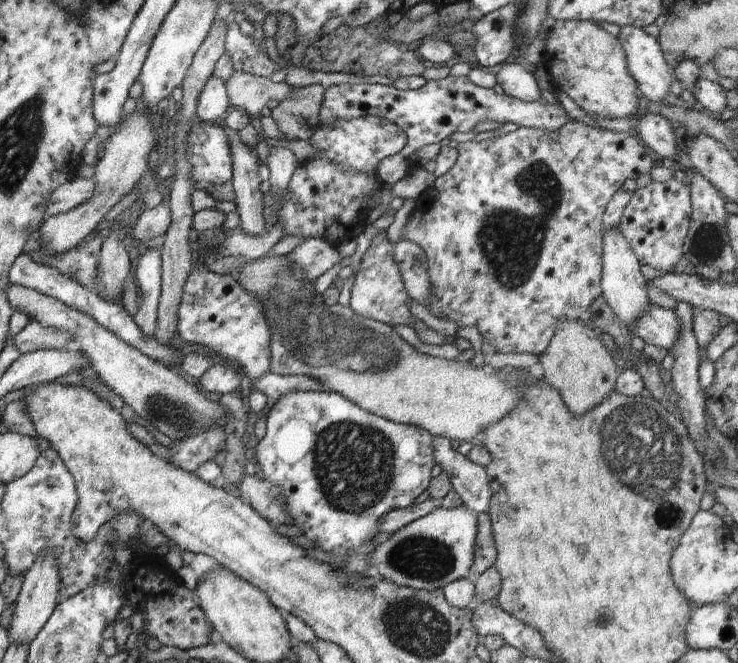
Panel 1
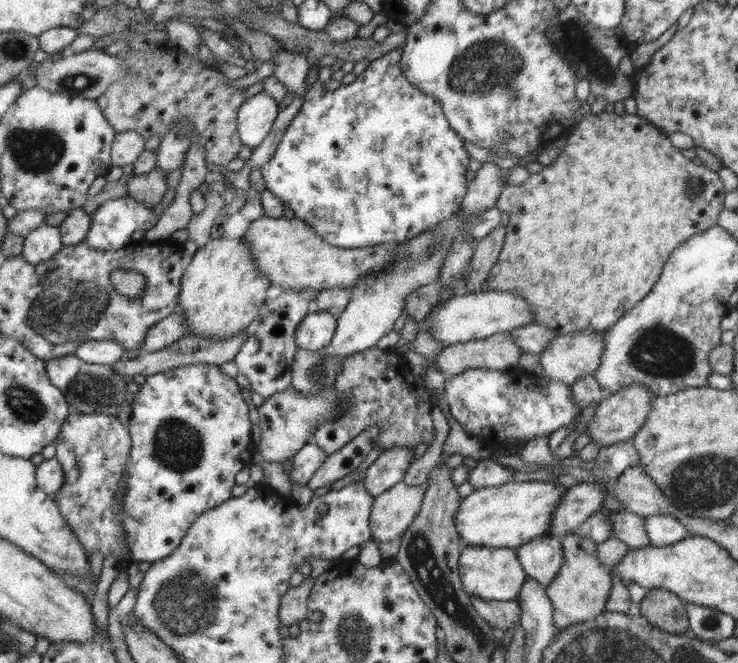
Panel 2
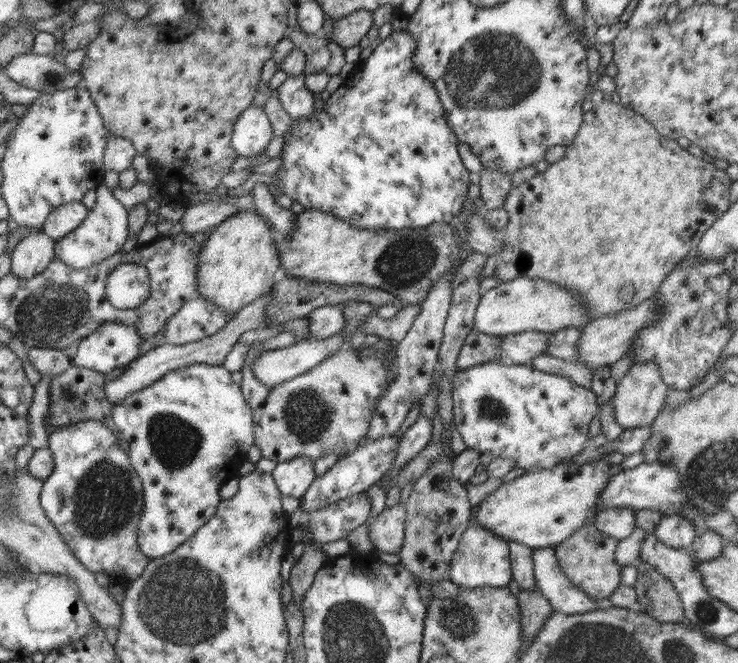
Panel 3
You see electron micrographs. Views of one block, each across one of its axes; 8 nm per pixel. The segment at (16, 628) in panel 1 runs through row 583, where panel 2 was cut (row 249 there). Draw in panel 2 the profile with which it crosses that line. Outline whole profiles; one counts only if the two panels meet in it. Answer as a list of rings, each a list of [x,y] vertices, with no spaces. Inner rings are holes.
[[[44,223],[25,236],[21,255],[28,263],[36,265],[54,257],[62,245],[60,229]]]

